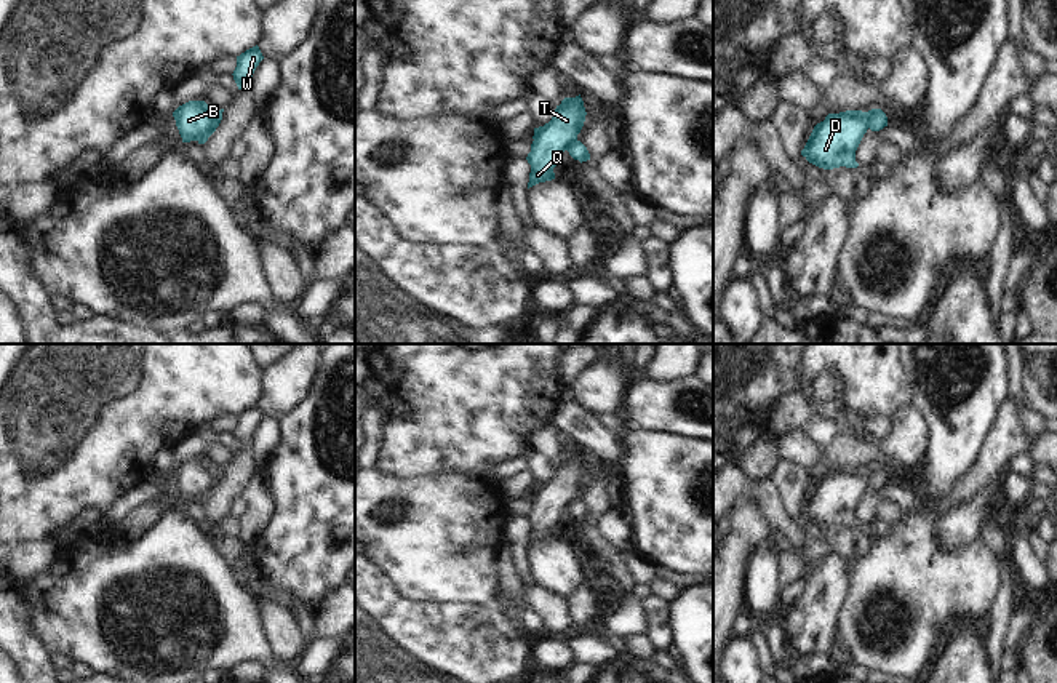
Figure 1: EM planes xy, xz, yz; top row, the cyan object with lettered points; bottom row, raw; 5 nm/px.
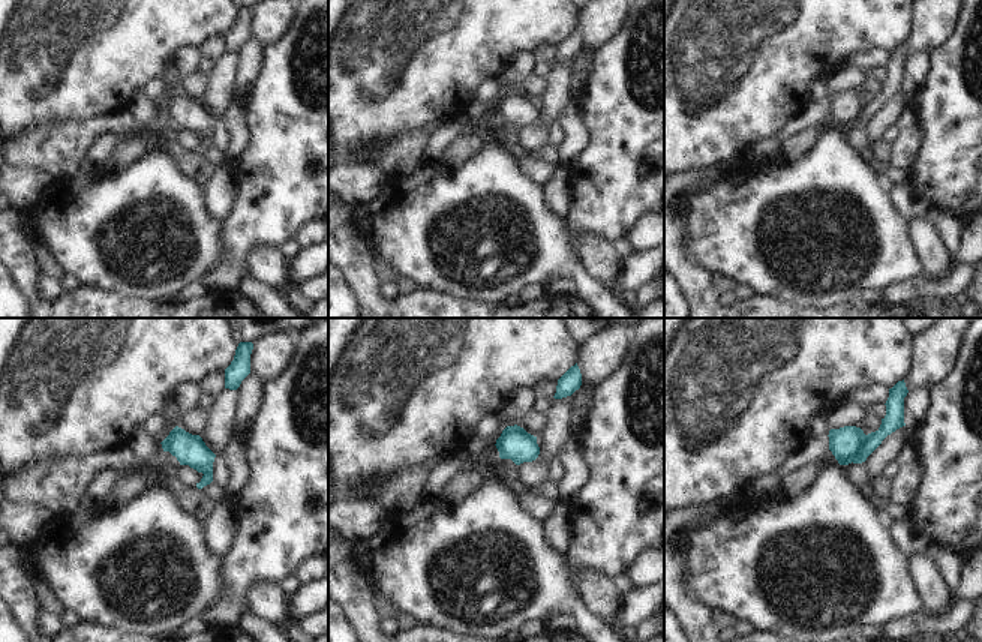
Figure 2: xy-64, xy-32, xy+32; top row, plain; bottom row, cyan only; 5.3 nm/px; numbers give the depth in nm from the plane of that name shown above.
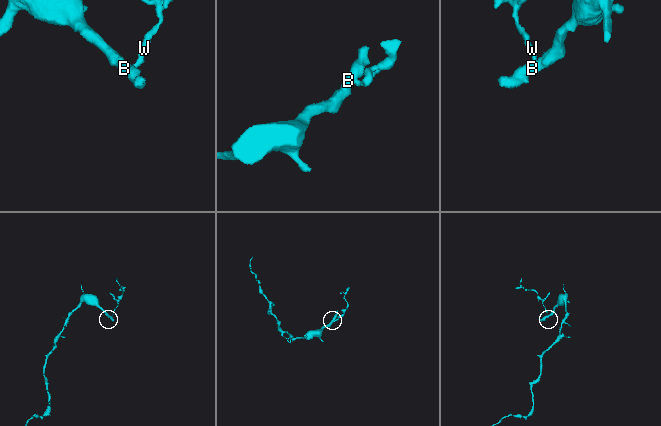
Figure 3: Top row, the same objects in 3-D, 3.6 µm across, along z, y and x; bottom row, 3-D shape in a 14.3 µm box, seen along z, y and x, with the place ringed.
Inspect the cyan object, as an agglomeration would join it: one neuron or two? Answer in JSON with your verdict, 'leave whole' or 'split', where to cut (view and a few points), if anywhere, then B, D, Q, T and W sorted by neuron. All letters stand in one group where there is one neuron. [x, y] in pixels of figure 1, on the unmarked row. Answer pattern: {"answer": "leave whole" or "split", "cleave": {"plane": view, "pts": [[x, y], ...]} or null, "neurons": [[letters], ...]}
{"answer": "split", "cleave": {"plane": "xy", "pts": [[216, 471], [211, 487], [197, 498]]}, "neurons": [["B", "D", "Q", "T"], ["W"]]}

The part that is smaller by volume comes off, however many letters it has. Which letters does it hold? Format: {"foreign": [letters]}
{"foreign": ["W"]}

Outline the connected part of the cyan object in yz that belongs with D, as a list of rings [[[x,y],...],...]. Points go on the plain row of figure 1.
[[[868,470],[828,472],[824,480],[814,485],[801,513],[824,528],[857,526],[856,509],[867,488]]]

